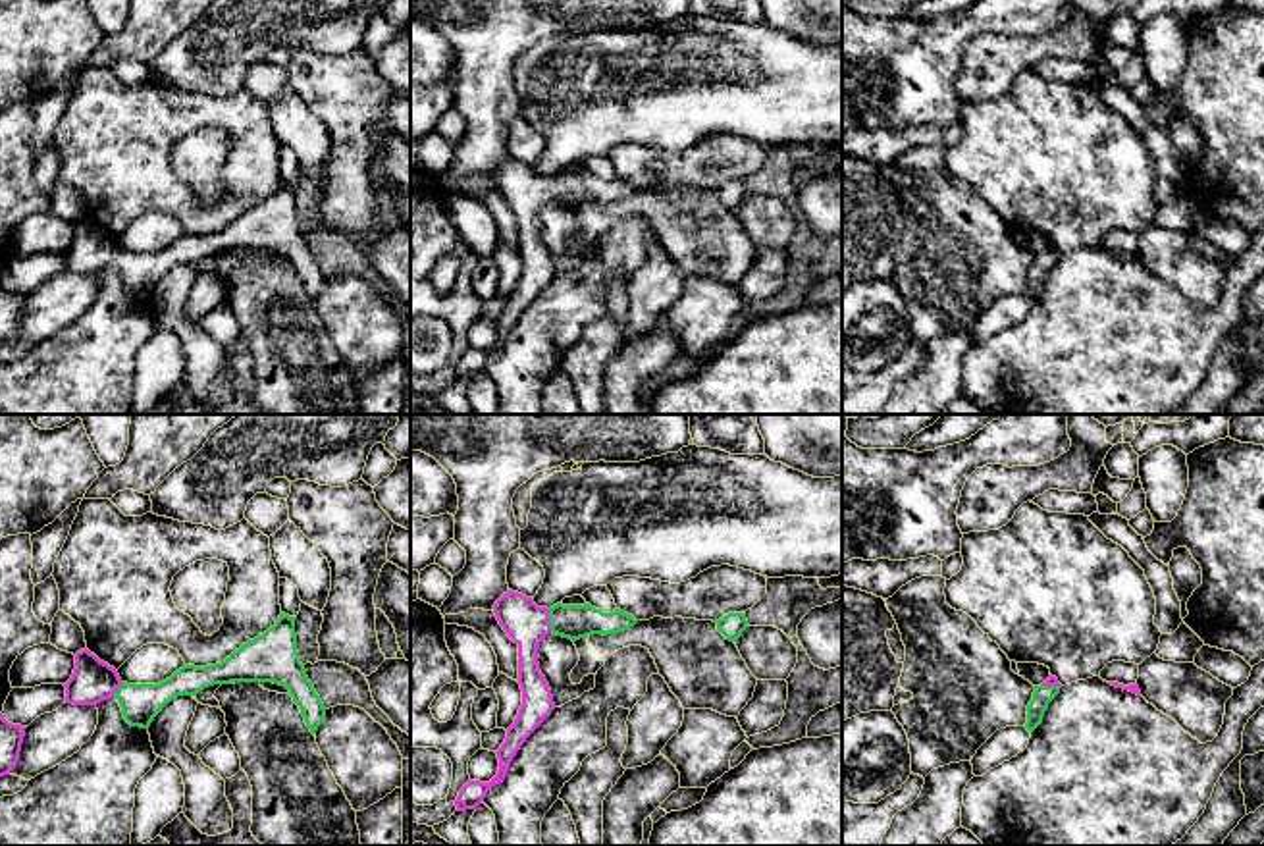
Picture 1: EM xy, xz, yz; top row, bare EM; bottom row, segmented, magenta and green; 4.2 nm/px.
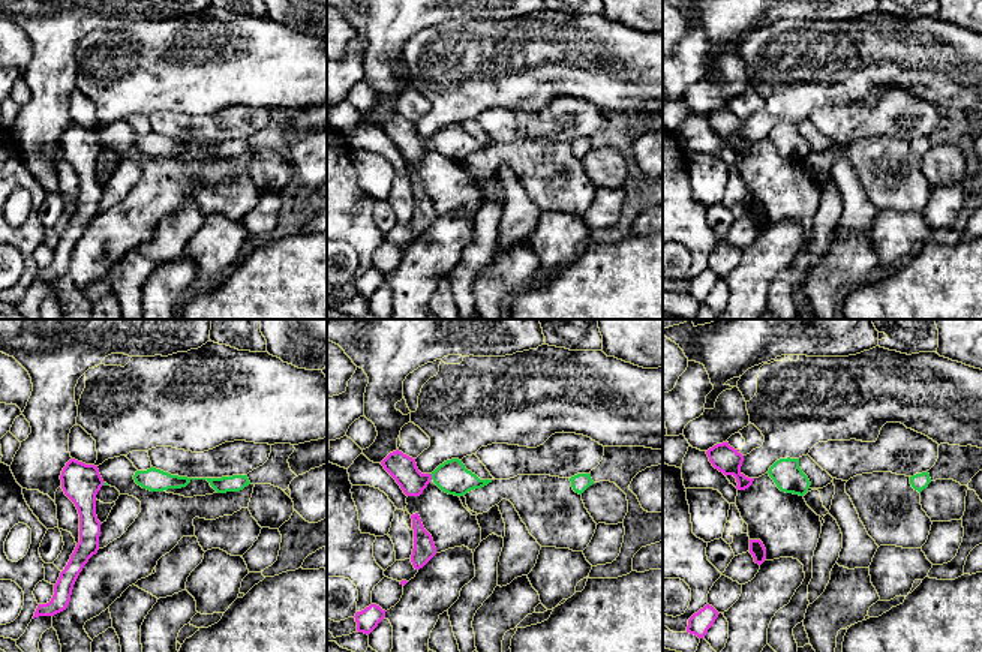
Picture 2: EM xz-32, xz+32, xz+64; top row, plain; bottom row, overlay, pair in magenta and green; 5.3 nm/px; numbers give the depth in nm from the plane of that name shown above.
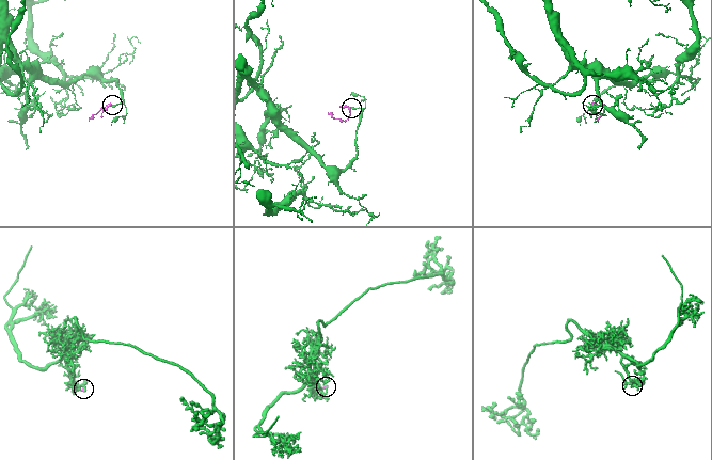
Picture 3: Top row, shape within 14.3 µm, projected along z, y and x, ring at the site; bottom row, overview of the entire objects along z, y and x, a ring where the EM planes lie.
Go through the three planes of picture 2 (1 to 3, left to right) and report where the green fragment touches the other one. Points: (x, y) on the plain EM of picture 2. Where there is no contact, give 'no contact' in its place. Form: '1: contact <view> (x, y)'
1: no contact
2: contact xz+32 (431, 141)
3: no contact

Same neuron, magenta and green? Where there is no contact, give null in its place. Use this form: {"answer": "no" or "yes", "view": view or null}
{"answer": "yes", "view": "xz"}

